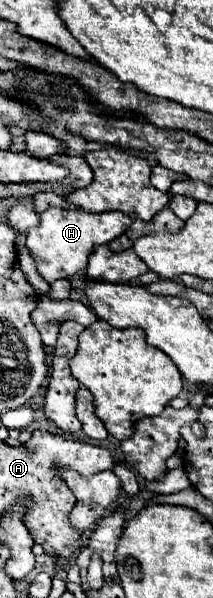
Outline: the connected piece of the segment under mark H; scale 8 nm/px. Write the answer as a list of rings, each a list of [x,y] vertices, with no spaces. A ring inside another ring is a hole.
[[[48,208],[48,212],[40,214],[40,224],[28,230],[26,248],[32,252],[40,276],[52,284],[60,278],[70,278],[76,272],[84,270],[94,248],[122,236],[130,228],[130,224],[132,224],[132,218],[124,212],[92,214],[78,208],[76,210]]]

